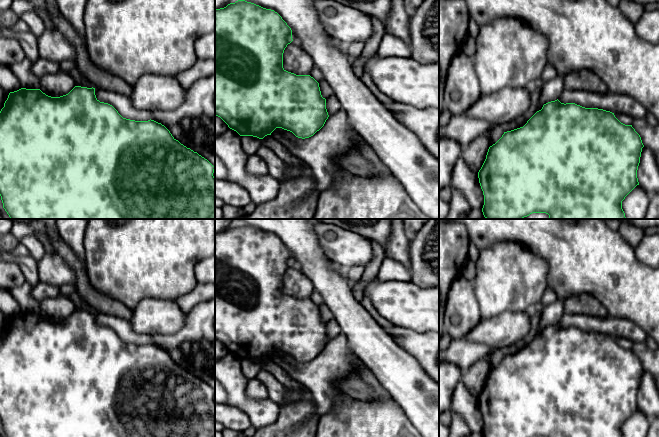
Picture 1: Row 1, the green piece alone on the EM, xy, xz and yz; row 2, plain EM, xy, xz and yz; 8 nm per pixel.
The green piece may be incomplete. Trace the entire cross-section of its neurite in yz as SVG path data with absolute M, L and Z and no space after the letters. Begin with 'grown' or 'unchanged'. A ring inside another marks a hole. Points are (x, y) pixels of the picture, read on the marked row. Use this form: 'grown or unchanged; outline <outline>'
unchanged; outline M558 99L548 102L523 127L504 132L502 137L489 147L486 159L478 172L479 183L484 195L483 215L486 219L523 219L532 213L546 213L549 215L549 219L626 219L622 201L639 185L637 170L643 147L641 137L632 125L621 123L610 111L585 108L575 103L564 104Z

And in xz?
unchanged; outline M245 0L230 3L224 8L215 9L215 116L220 117L230 129L240 136L253 136L263 139L276 128L292 132L298 138L309 138L319 131L329 115L326 109L326 99L322 97L319 83L310 75L296 75L283 68L283 53L288 44L293 41L292 30L282 17L271 9L263 8Z

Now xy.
unchanged; outline M75 86L68 94L51 97L40 89L10 92L0 111L0 196L11 219L215 219L215 167L204 157L176 140L154 120L123 118L110 104L100 102L95 88Z

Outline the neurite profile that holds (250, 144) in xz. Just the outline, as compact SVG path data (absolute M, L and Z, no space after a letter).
M241 136L241 140L246 157L256 154L259 146L262 144L262 139L253 136Z

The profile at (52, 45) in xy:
M55 26L52 29L46 29L42 36L38 38L38 54L40 57L53 62L63 60L74 62L76 56L74 47Z

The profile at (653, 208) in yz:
M659 193L650 196L645 219L659 219Z

